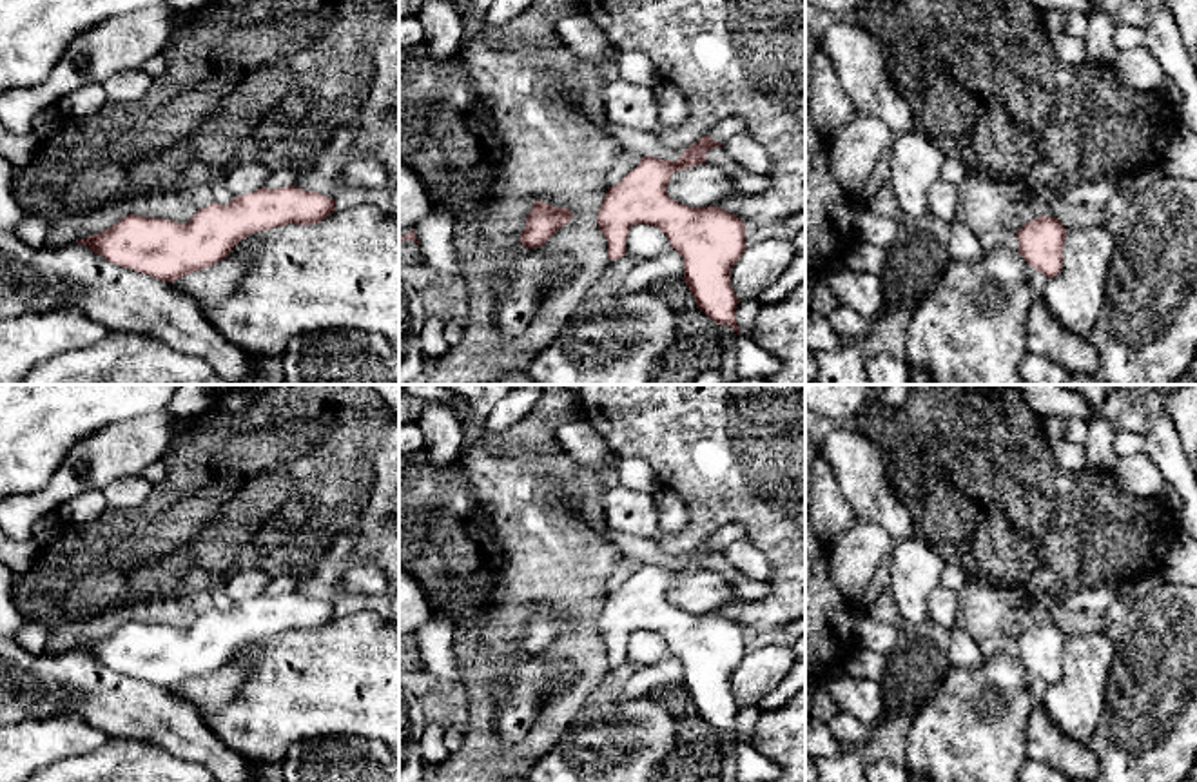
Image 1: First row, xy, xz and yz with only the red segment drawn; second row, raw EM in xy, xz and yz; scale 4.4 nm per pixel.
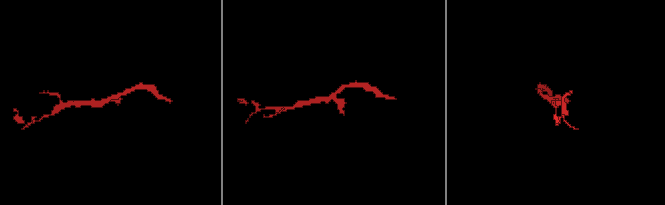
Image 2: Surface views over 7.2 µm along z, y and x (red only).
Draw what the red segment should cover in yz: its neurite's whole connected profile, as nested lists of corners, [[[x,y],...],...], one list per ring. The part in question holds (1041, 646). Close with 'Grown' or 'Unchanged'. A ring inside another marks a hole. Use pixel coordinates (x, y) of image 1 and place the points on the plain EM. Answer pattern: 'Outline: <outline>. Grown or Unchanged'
Outline: [[[1039,622],[1016,639],[1019,650],[1017,659],[1030,673],[1052,686],[1063,673],[1063,650],[1066,639],[1068,637],[1059,626]]]. Unchanged

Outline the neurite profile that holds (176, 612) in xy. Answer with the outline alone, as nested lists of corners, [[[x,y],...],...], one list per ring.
[[[189,595],[141,601],[51,630],[45,640],[45,651],[58,655],[76,650],[78,646],[107,637],[129,621],[187,630],[196,619],[198,613]]]

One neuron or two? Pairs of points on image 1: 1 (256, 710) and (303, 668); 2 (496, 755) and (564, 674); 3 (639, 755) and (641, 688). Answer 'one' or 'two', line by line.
1: one
2: two
3: two

